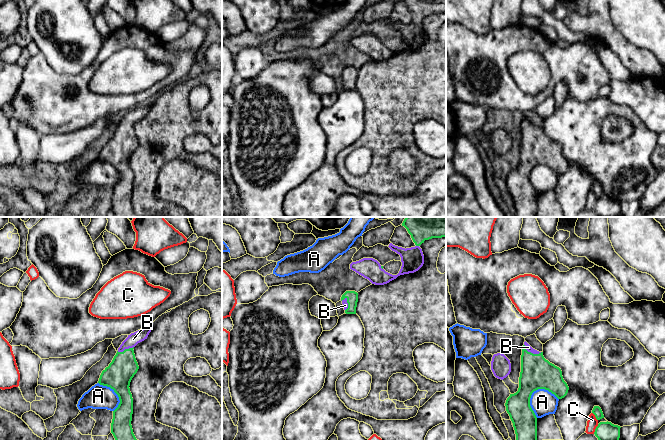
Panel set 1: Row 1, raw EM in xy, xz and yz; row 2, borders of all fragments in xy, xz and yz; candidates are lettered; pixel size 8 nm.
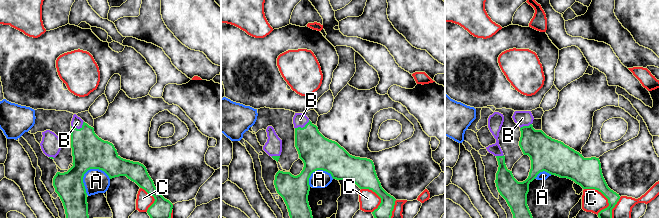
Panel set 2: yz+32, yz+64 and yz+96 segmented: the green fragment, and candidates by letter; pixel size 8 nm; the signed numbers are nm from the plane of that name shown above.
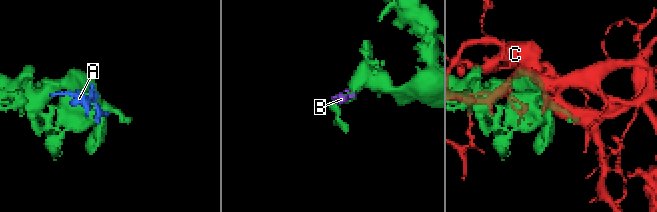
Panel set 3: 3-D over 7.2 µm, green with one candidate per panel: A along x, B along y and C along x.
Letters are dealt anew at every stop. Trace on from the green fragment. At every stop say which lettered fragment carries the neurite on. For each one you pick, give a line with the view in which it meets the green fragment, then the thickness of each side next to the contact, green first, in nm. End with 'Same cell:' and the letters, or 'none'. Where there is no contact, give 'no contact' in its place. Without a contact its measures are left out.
B: meets green in yz; 260 nm thick on the green side, 50 nm on the other
Same cell: B

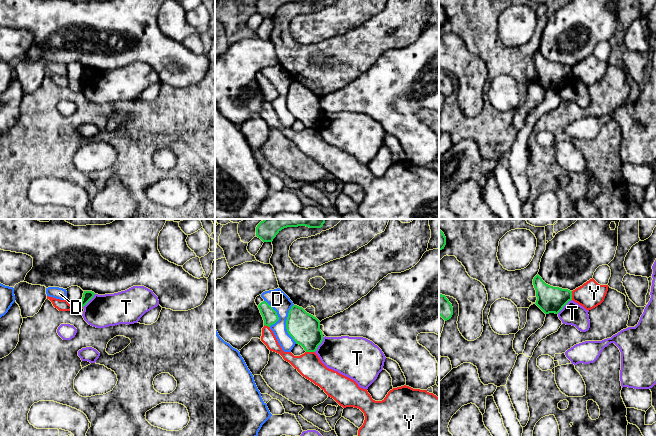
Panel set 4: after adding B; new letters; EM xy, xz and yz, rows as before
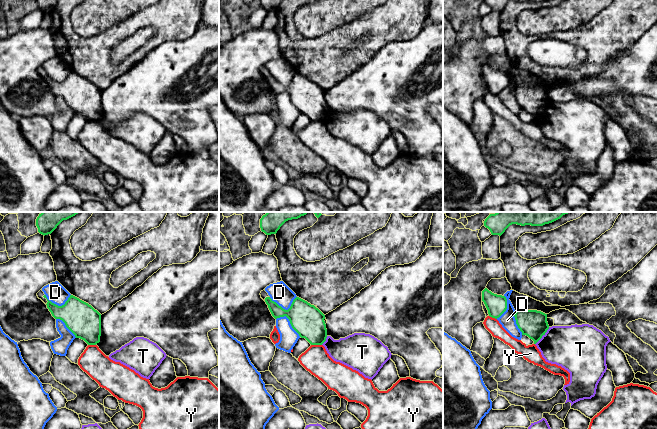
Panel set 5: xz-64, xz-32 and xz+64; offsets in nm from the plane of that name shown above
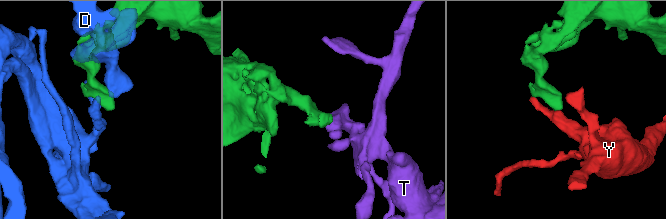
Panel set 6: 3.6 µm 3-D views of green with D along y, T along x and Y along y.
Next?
Same cell: none

